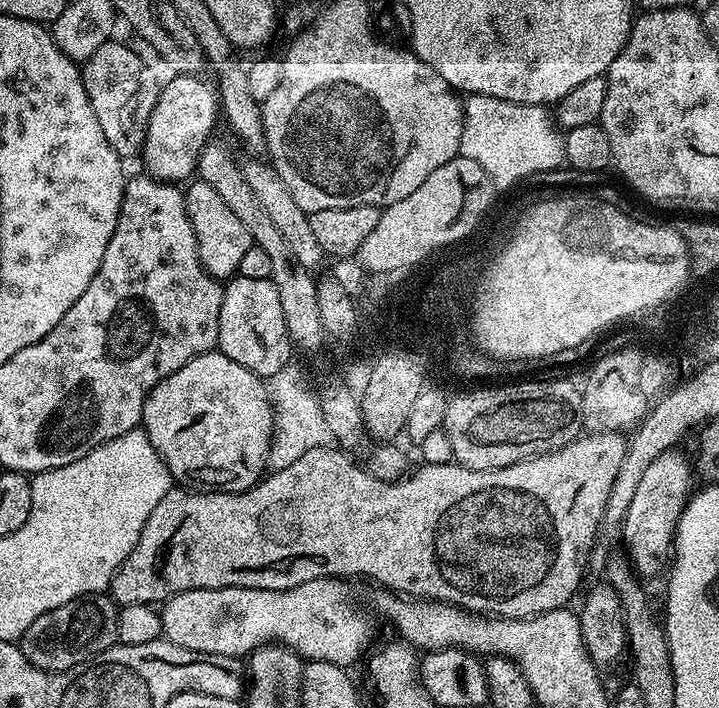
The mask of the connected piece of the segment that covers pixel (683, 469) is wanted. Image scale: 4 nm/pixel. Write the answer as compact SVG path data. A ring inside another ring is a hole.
M671 450L664 452L650 466L646 466L642 479L638 481L638 490L630 502L630 510L626 510L626 518L622 529L623 551L635 575L640 578L656 575L660 567L665 567L672 551L672 541L676 533L676 524L688 498L693 491L692 476L694 468L691 463L684 464L684 456Z

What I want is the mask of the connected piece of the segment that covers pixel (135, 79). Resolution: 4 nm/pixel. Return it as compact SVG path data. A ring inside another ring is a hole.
M113 38L98 46L92 57L83 61L82 71L86 98L90 98L90 106L94 106L94 115L98 117L98 126L102 126L102 134L106 134L106 142L114 146L121 158L129 158L145 147L150 114L158 102L162 84L156 81L155 70L134 49L119 44L118 40Z

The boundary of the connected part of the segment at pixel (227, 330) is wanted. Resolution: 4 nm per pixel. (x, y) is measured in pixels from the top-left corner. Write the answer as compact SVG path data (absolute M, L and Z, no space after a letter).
M237 274L224 284L218 322L218 350L226 358L238 362L238 366L246 366L246 370L261 378L276 373L293 359L294 345L288 338L282 301L271 280L242 278Z

